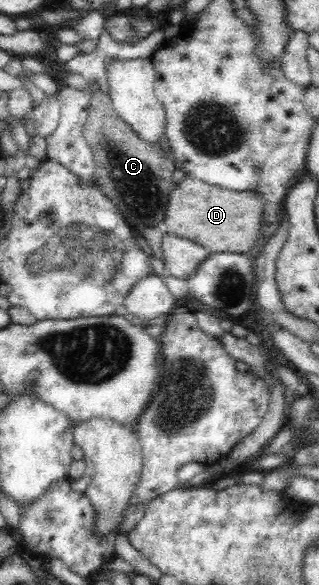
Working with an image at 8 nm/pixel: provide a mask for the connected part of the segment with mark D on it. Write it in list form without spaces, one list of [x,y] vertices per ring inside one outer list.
[[[186,176],[169,196],[166,233],[196,242],[210,253],[248,253],[259,238],[264,208],[264,200],[254,191],[226,190]]]

